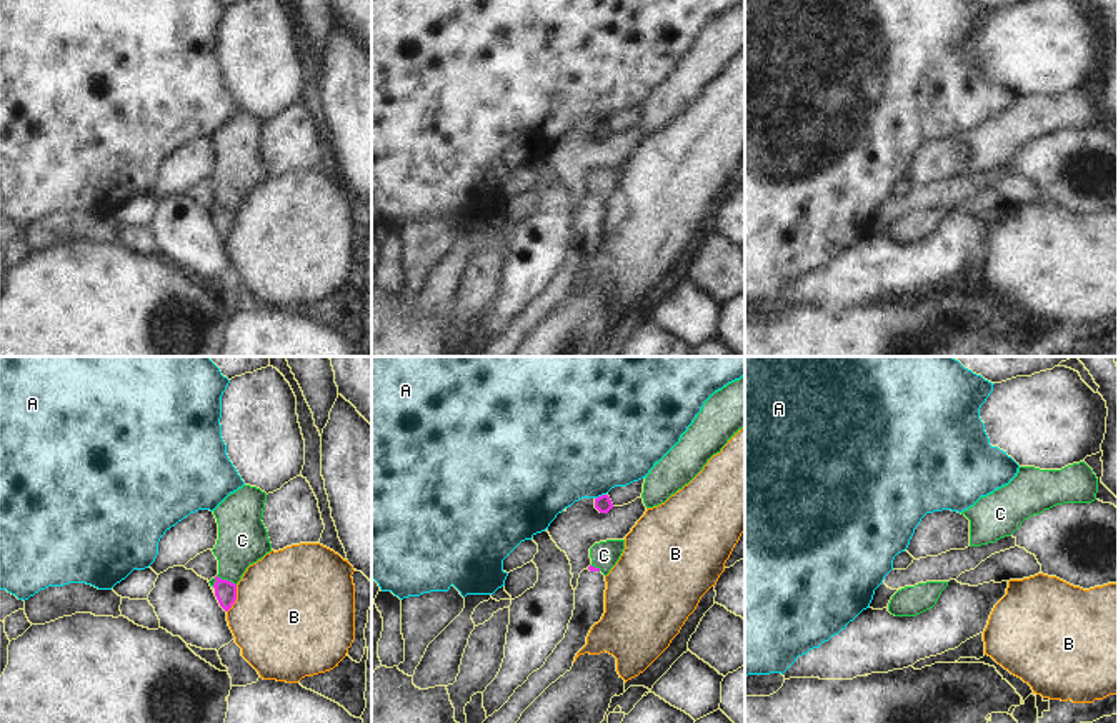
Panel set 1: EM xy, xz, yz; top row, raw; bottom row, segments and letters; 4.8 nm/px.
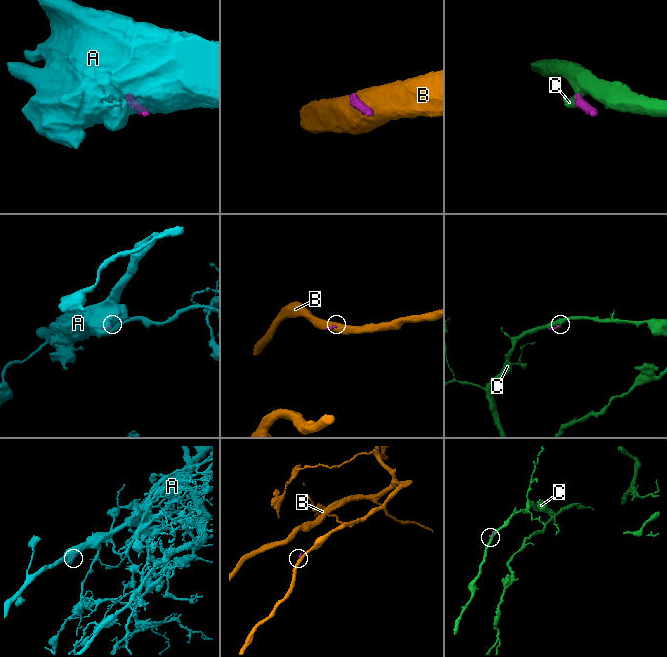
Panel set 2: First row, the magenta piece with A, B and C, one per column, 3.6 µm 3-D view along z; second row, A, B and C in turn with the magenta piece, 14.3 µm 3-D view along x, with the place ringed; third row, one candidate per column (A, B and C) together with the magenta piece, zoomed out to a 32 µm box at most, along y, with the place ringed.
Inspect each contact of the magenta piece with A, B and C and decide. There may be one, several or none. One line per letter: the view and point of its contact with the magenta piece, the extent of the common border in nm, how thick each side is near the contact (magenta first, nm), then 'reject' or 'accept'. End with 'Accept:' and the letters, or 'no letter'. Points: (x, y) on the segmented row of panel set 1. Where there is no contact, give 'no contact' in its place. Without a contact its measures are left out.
A: contact xz (602, 495); length 60 nm; calibres 80 and 480 nm; reject
B: contact xy (235, 598); length 140 nm; calibres 110 and 500 nm; reject
C: contact xy (224, 580); length 120 nm; calibres 110 and 240 nm; reject
Accept: no letter

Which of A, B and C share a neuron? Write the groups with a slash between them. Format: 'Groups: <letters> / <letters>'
Groups: A / B / C.

